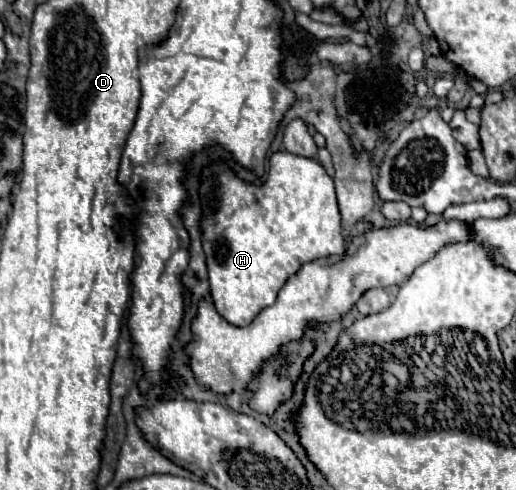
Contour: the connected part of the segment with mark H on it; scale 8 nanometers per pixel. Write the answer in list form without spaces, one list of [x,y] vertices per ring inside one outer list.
[[[278,151],[270,157],[270,173],[266,183],[252,187],[238,179],[224,163],[214,163],[202,171],[202,245],[208,265],[210,296],[216,311],[236,327],[246,327],[254,321],[260,309],[272,305],[284,283],[304,265],[320,257],[344,255],[346,241],[340,225],[340,211],[334,193],[334,181],[326,169],[306,157]]]

